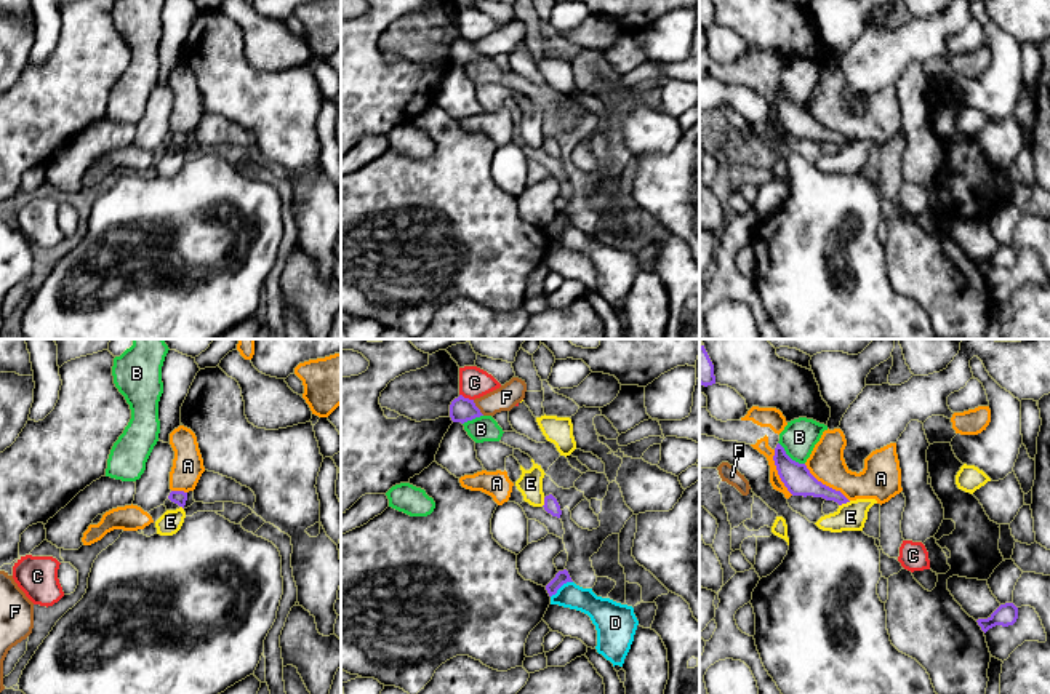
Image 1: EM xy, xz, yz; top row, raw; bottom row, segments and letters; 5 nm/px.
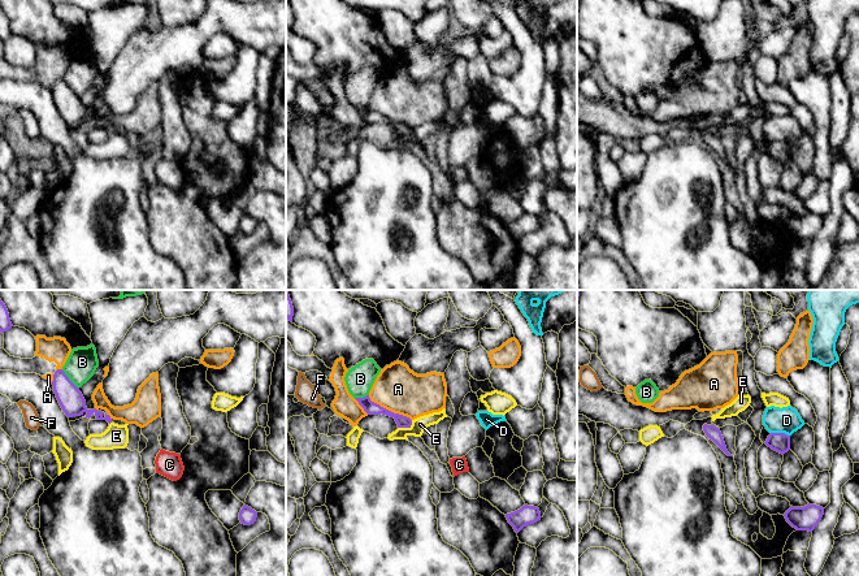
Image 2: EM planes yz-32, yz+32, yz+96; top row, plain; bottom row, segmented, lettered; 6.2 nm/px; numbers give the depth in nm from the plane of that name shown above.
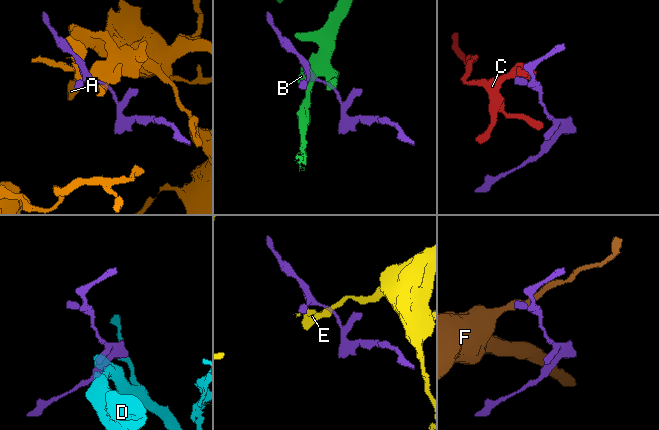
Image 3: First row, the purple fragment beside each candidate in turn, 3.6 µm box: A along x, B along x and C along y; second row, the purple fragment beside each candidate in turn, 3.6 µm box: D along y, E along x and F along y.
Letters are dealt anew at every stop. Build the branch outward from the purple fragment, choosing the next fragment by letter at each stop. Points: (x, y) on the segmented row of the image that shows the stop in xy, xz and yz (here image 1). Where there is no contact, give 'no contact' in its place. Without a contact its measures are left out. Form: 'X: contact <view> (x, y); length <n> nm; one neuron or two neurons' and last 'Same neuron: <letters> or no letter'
A: contact yz (825, 485); length 300 nm; two neurons
B: contact yz (788, 456); length 180 nm; two neurons
C: contact xz (466, 398); length 80 nm; two neurons
D: contact xz (561, 586); length 140 nm; two neurons
E: contact yz (844, 502); length 70 nm; two neurons
F: contact xz (477, 408); length 100 nm; two neurons
Same neuron: no letter

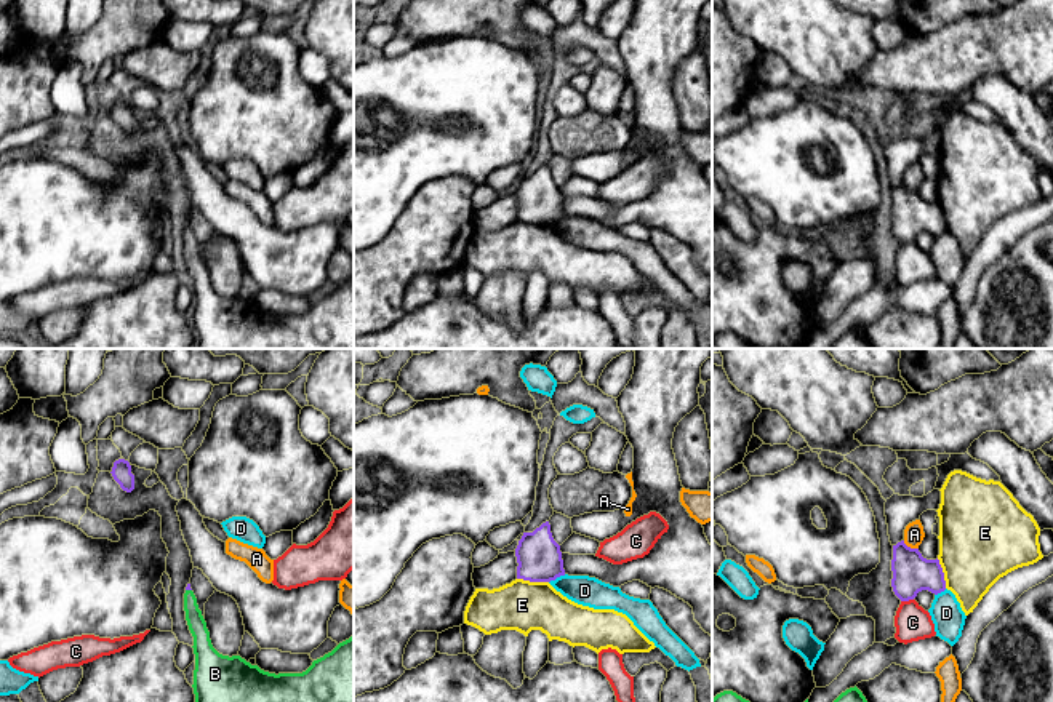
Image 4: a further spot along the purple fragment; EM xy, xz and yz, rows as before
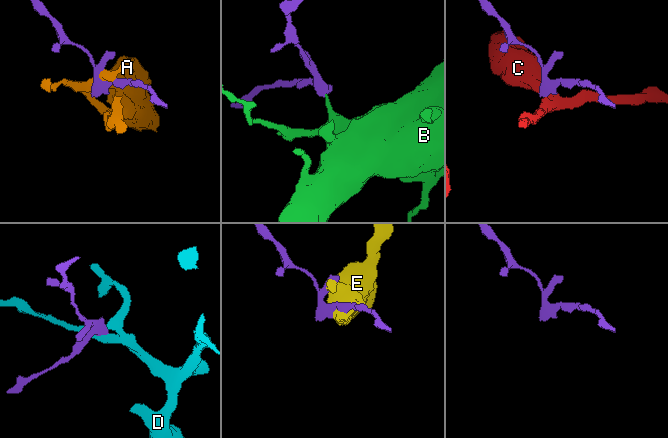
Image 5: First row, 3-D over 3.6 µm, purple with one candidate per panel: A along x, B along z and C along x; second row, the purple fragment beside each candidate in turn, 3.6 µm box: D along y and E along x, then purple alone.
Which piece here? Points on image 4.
A: contact yz (909, 547); length 90 nm; two neurons
B: contact xy (189, 589); length 30 nm; one neuron
C: contact yz (906, 600); length 70 nm; two neurons
D: contact xz (557, 576); length 100 nm; two neurons
E: contact xz (533, 581); length 160 nm; two neurons
Same neuron: B

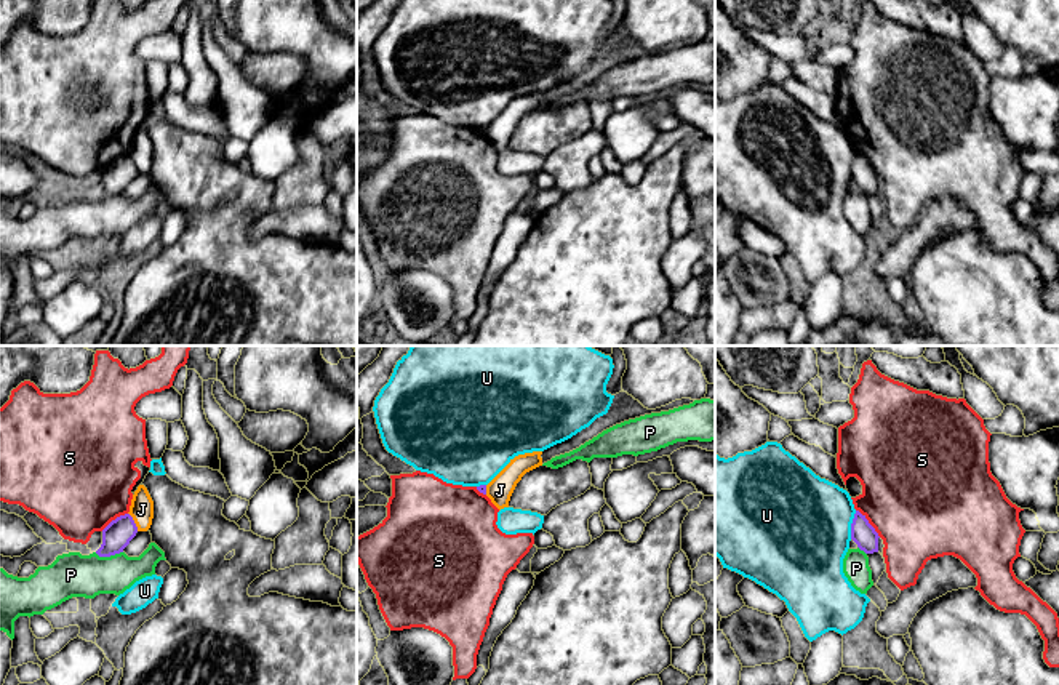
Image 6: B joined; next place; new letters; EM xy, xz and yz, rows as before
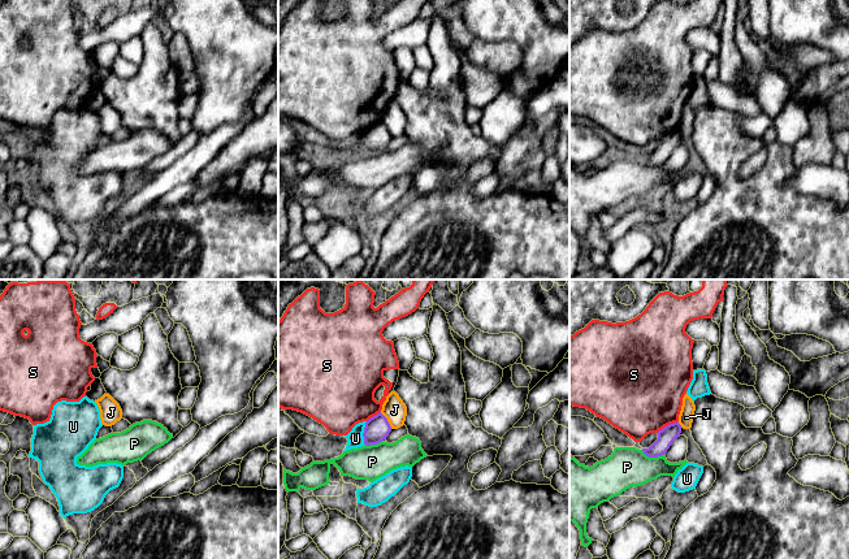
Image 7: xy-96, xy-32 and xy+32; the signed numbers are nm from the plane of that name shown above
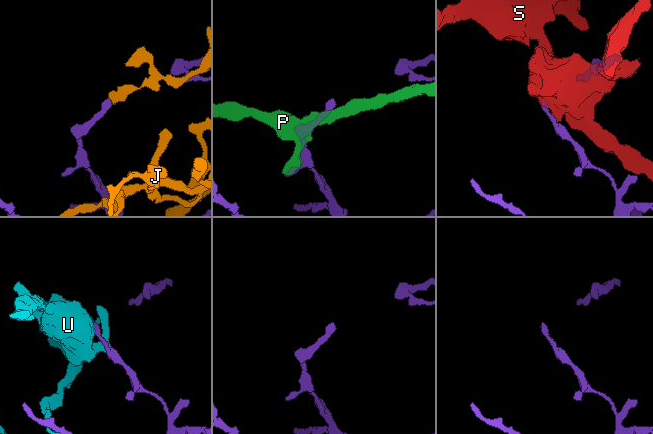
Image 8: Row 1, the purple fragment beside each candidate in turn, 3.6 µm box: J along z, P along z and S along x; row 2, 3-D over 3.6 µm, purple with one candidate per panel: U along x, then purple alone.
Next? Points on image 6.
J: contact xy (133, 522); length 110 nm; two neurons
P: contact xy (107, 556); length 140 nm; two neurons
S: contact yz (869, 524); length 190 nm; two neurons
U: contact yz (851, 525); length 150 nm; two neurons
Same neuron: no letter

